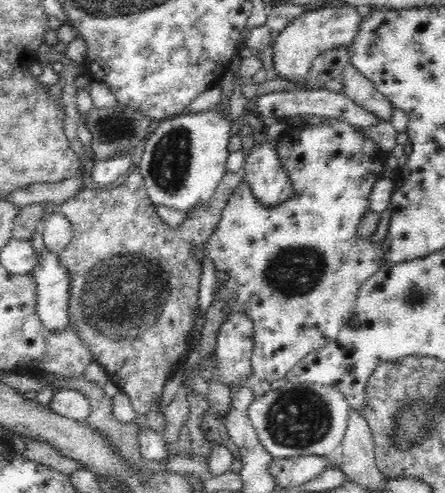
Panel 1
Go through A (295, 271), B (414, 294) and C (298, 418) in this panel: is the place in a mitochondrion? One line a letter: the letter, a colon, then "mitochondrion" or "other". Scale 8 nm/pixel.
A: mitochondrion
B: mitochondrion
C: mitochondrion

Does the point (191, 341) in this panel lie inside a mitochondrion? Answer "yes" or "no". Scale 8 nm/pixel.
no

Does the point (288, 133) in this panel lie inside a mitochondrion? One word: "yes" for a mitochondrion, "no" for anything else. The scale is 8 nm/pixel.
no

